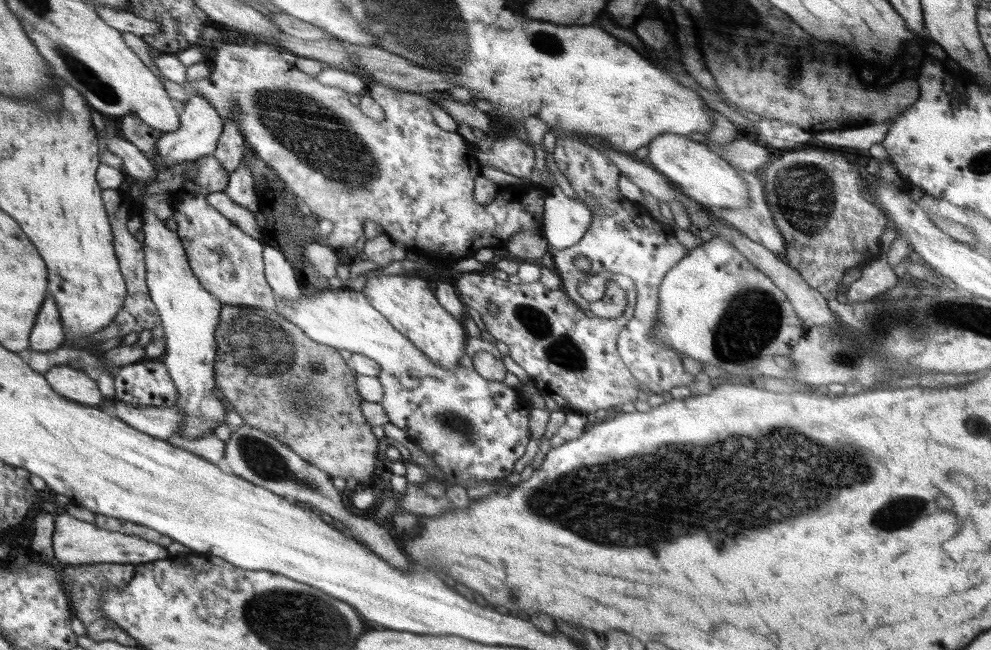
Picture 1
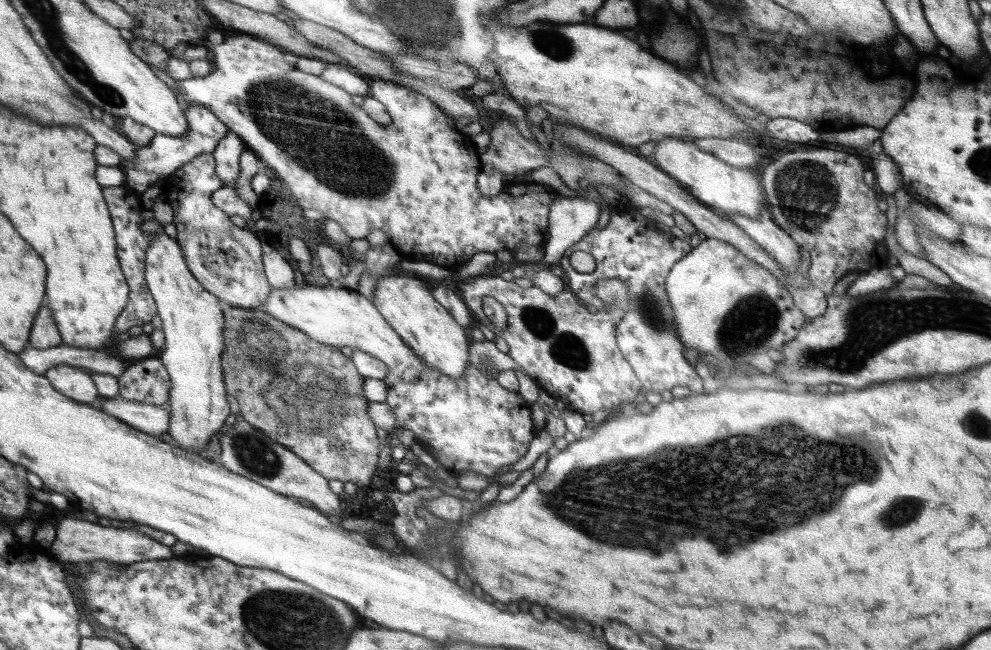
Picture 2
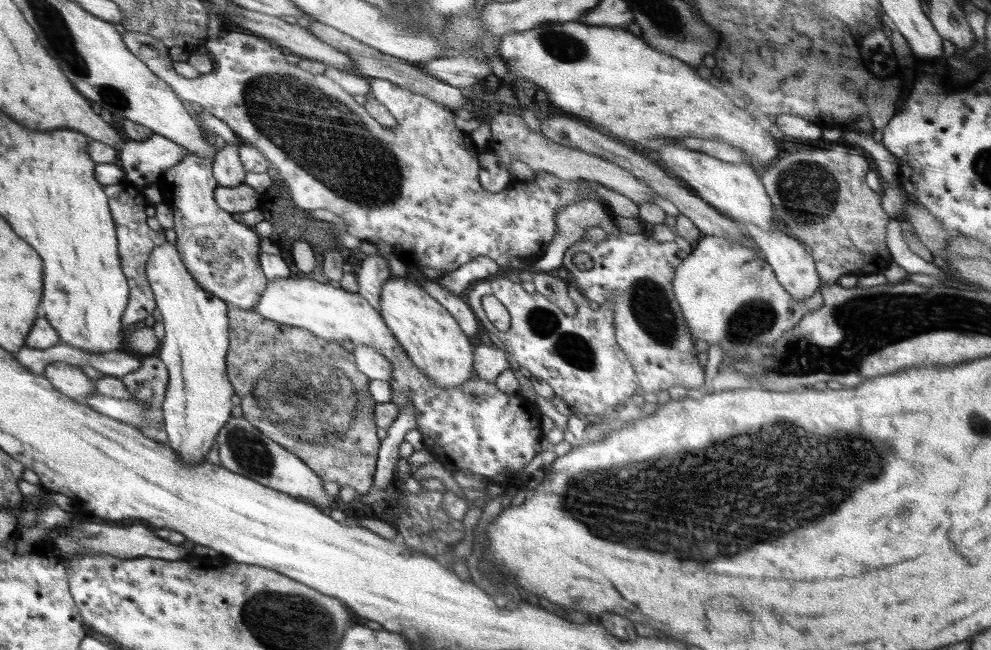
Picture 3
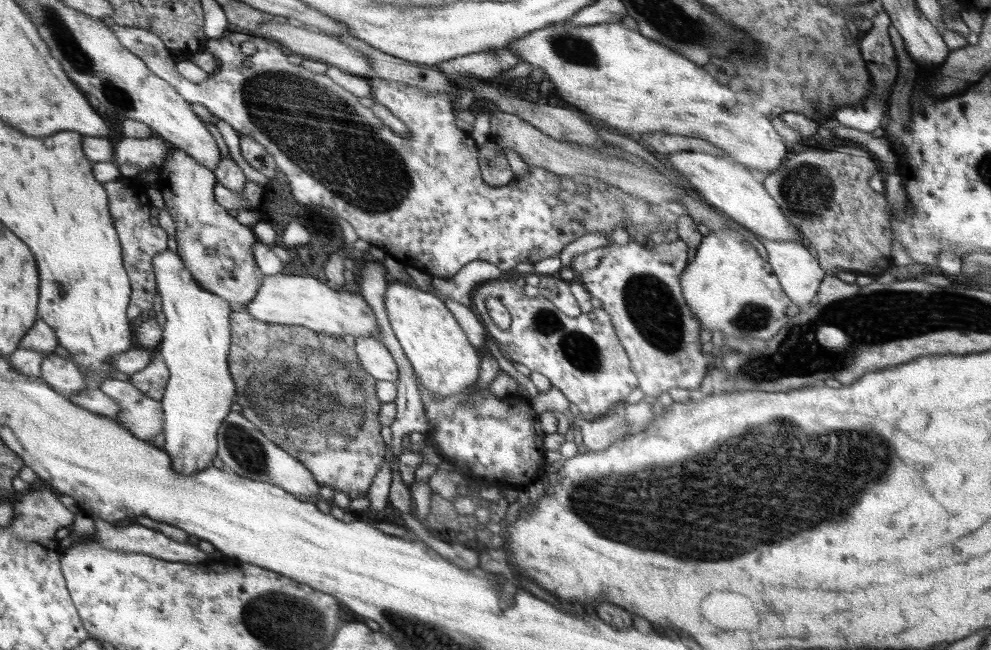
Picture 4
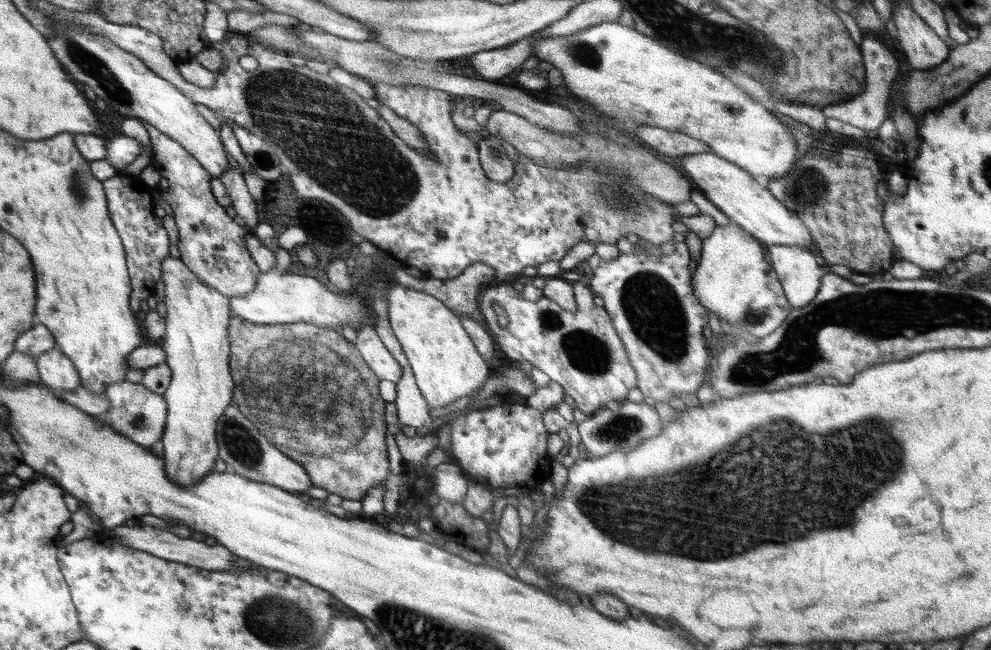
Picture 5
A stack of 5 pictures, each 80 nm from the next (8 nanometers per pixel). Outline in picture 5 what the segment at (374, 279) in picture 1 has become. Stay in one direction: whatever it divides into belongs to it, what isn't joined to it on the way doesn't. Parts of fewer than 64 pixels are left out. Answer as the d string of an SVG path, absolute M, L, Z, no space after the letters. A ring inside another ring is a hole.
M405 286L388 289L388 319L410 363L416 384L432 407L450 404L456 398L472 394L489 380L488 366L474 348L470 335L450 307L426 292Z

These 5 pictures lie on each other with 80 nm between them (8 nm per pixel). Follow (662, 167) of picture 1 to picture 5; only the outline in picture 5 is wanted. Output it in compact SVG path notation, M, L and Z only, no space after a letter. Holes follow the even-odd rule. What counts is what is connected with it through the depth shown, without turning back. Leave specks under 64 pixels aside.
M712 152L686 155L680 166L708 201L716 206L737 226L767 246L798 246L813 251L815 244L804 223L776 200L765 184L756 180L747 170Z

